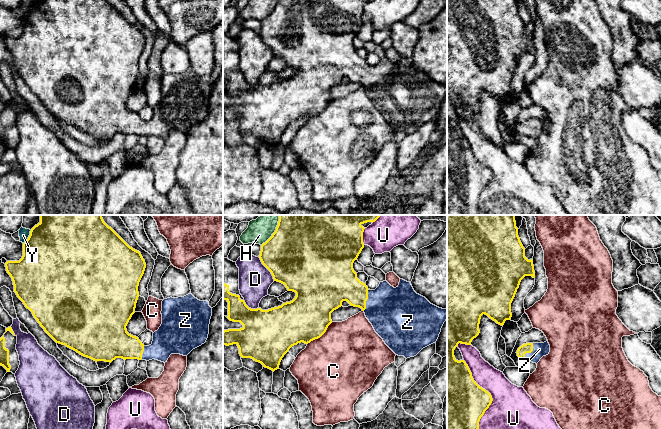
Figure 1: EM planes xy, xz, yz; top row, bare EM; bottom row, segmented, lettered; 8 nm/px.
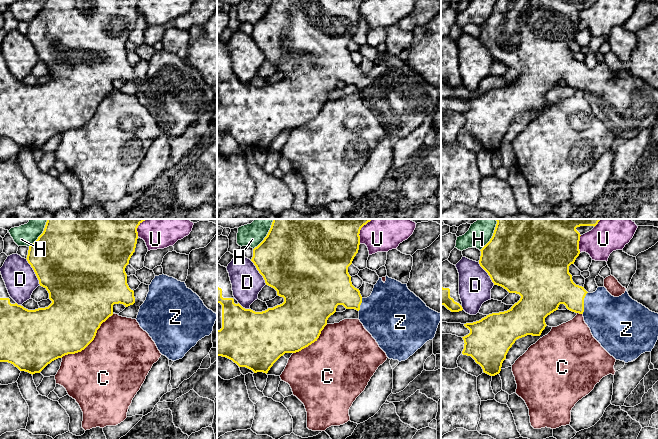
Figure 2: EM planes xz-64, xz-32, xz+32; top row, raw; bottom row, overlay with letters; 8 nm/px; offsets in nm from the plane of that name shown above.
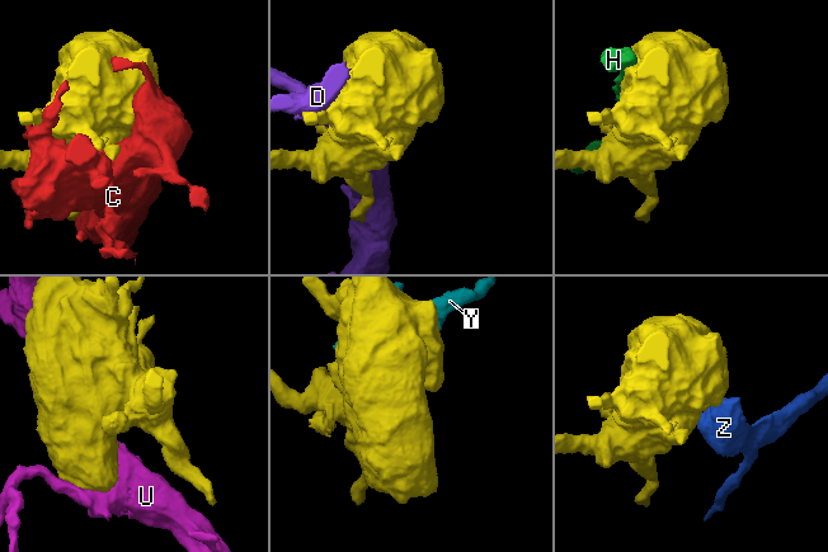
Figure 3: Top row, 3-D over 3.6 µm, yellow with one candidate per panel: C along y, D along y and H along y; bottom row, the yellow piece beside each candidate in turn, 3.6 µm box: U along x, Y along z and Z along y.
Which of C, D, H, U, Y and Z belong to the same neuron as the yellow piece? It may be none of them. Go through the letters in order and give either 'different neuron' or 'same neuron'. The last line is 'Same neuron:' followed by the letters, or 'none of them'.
C: different neuron
D: different neuron
H: different neuron
U: different neuron
Y: different neuron
Z: same neuron
Same neuron: Z

